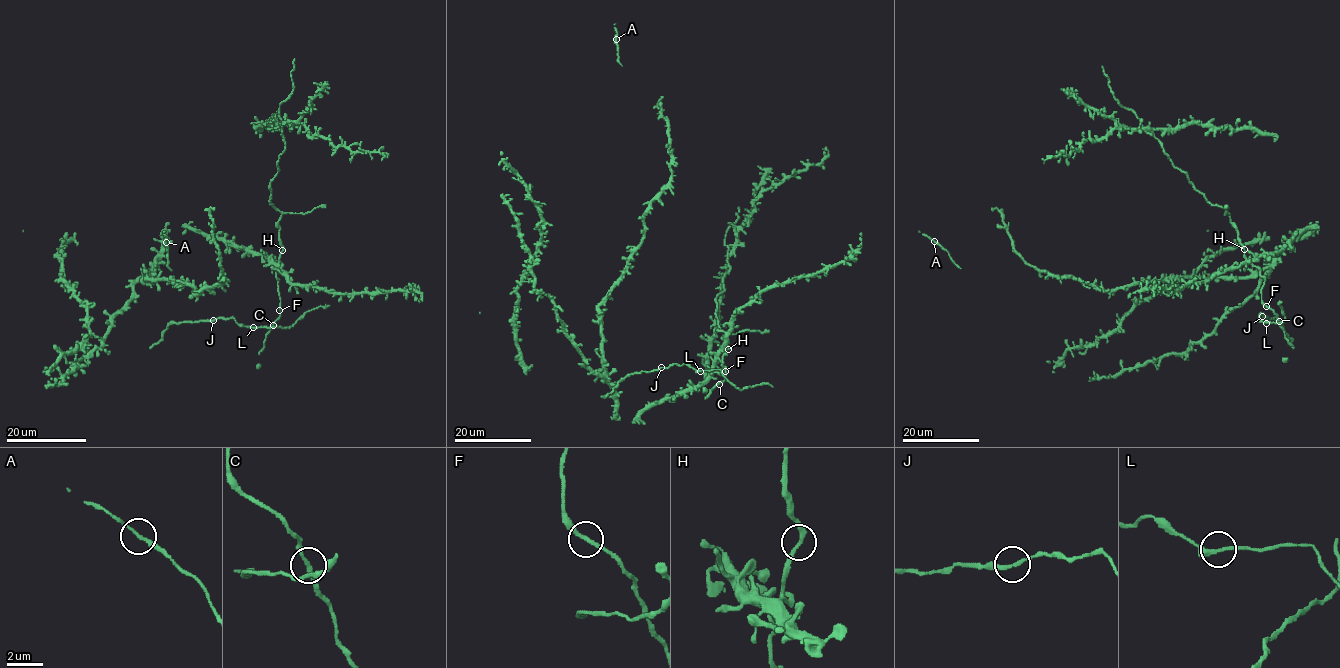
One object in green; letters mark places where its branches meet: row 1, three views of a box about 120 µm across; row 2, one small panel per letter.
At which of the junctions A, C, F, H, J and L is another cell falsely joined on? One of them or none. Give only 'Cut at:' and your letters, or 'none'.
Cut at: none

